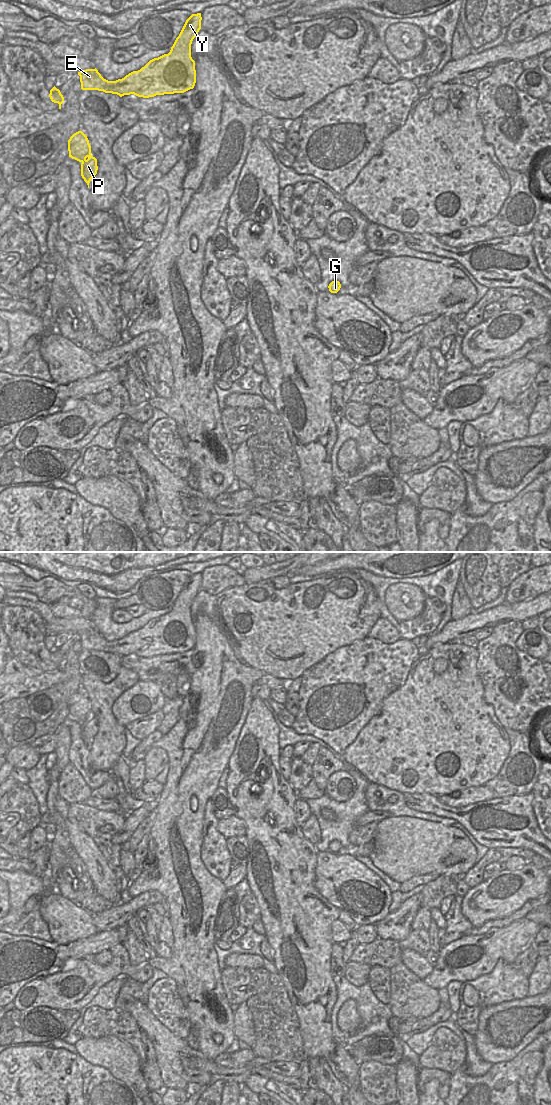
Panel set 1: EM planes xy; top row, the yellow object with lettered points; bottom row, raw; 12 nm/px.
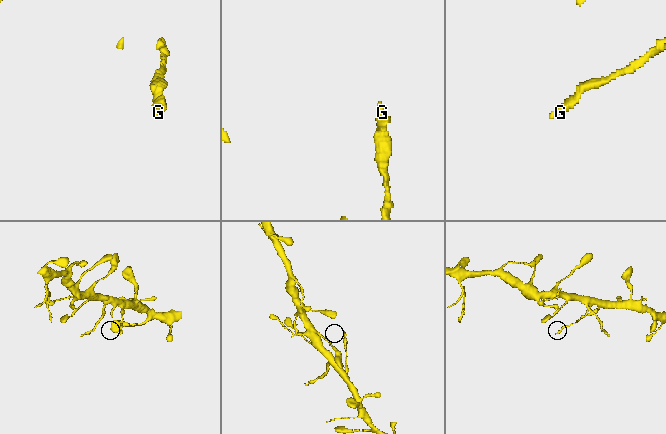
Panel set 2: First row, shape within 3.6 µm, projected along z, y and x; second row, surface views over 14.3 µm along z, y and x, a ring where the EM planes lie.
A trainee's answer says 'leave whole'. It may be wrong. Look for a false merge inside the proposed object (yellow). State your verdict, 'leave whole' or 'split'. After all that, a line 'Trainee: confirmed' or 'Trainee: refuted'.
leave whole
Trainee: confirmed

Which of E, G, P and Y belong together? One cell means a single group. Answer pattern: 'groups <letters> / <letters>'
groups E G P Y

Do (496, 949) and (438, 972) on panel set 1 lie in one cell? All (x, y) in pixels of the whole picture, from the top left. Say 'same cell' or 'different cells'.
same cell

